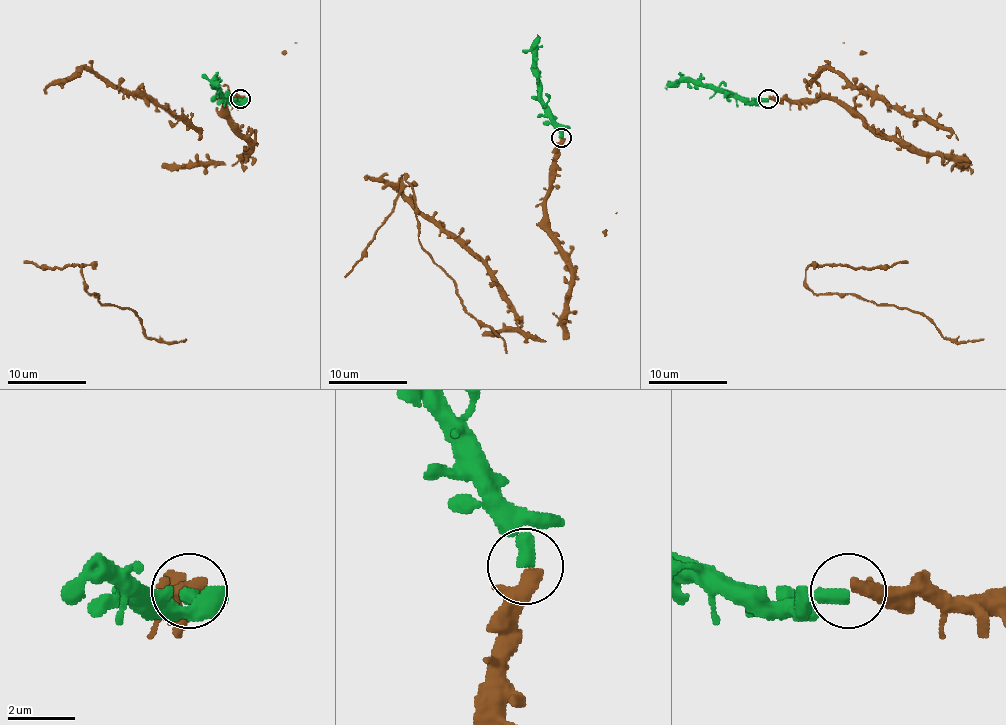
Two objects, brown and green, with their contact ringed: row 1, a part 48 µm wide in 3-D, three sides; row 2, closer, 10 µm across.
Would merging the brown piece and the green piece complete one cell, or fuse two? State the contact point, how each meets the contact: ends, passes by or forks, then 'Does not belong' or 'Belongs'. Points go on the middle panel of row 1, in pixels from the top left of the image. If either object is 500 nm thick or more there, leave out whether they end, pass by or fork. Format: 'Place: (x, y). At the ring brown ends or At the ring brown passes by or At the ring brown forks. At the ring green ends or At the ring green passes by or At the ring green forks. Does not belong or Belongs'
Place: (561, 137). At the ring brown passes by. At the ring green ends. Belongs

